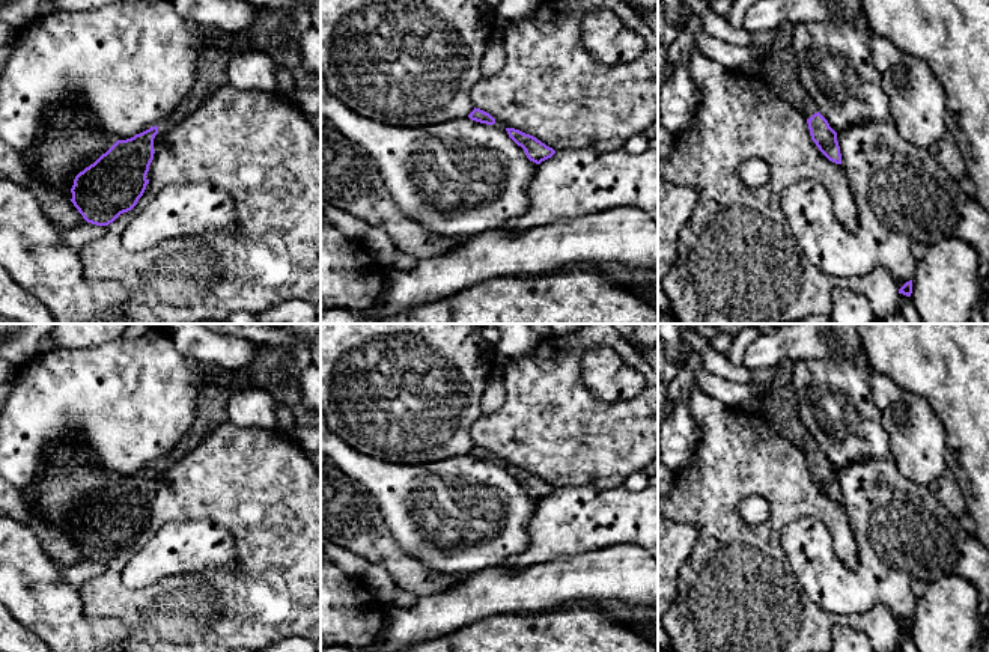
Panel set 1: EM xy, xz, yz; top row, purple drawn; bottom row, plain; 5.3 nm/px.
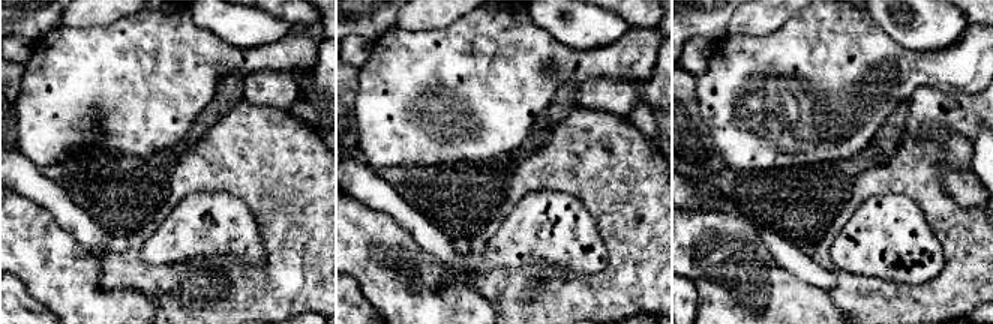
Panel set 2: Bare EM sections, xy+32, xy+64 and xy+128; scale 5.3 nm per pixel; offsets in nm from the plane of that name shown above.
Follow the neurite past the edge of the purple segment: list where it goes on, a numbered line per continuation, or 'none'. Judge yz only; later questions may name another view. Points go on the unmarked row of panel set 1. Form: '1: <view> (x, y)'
1: yz (779, 407)

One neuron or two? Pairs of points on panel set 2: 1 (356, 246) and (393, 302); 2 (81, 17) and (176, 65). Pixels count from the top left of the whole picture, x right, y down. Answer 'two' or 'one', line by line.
1: one
2: two

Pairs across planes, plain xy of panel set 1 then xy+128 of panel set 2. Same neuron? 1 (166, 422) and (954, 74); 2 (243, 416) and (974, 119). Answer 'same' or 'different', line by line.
1: same
2: same

